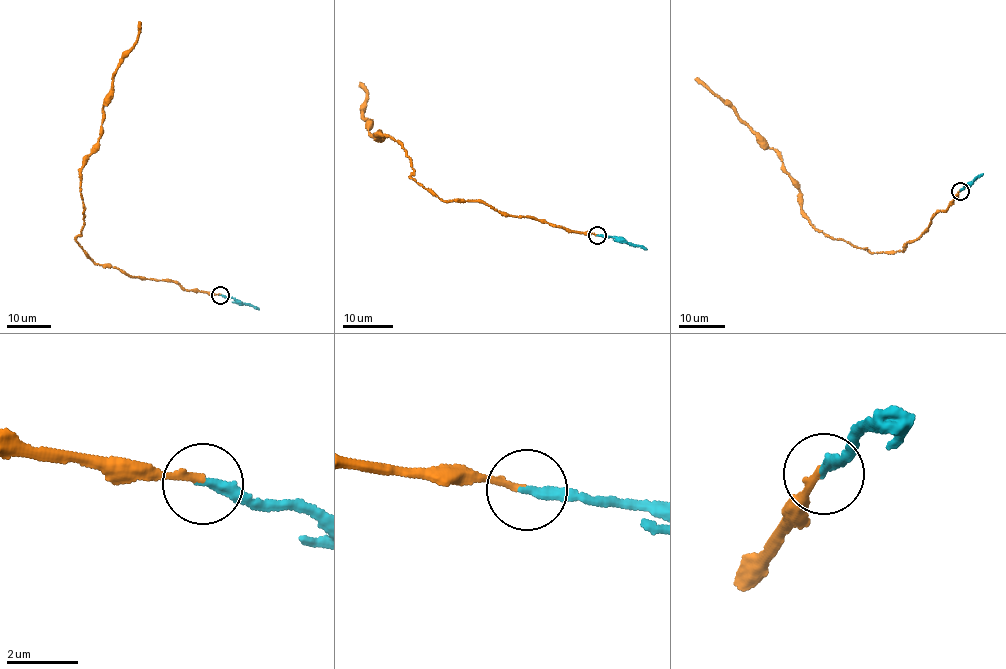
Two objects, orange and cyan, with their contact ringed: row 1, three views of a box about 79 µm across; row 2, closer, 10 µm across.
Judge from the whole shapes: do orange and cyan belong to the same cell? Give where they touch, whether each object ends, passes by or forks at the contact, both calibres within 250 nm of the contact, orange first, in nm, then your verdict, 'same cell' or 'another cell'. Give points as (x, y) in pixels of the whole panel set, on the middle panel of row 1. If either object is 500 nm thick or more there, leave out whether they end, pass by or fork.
(597, 235) | orange ends | cyan ends | 190/280 nm | same cell

